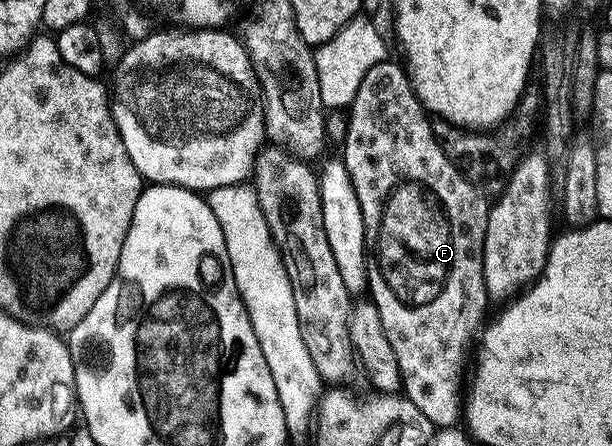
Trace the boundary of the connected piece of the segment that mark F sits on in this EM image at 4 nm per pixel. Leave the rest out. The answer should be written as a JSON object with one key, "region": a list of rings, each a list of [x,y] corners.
{"region":[[[384,61],[372,65],[359,84],[358,92],[347,107],[349,128],[343,144],[343,162],[351,177],[351,185],[355,185],[355,197],[359,197],[359,209],[363,209],[363,229],[365,230],[365,264],[369,270],[368,294],[371,302],[379,309],[379,321],[383,321],[383,333],[387,333],[387,341],[391,341],[391,349],[395,352],[395,361],[399,361],[401,385],[406,399],[411,400],[415,409],[420,409],[423,417],[433,423],[434,428],[457,427],[463,415],[463,384],[467,379],[467,368],[471,363],[471,352],[475,340],[482,330],[485,319],[485,306],[491,303],[485,278],[483,277],[483,241],[487,233],[487,217],[489,216],[490,200],[481,196],[482,188],[478,184],[467,181],[461,171],[448,159],[436,139],[434,125],[429,124],[430,112],[419,101],[409,82],[409,72],[400,62]]]}

